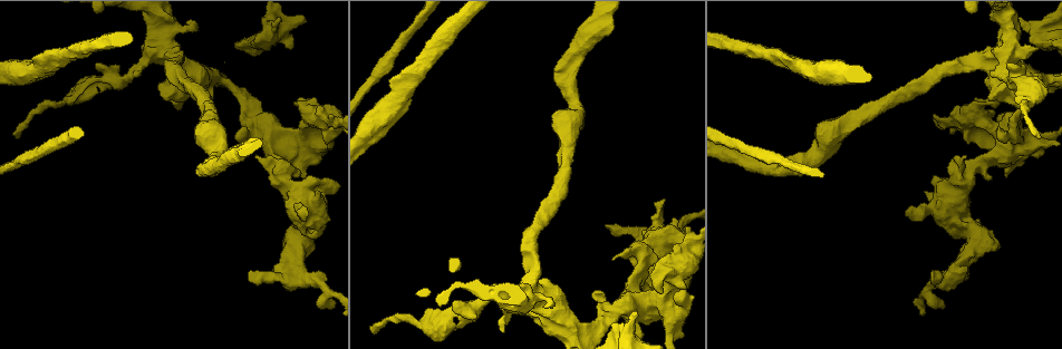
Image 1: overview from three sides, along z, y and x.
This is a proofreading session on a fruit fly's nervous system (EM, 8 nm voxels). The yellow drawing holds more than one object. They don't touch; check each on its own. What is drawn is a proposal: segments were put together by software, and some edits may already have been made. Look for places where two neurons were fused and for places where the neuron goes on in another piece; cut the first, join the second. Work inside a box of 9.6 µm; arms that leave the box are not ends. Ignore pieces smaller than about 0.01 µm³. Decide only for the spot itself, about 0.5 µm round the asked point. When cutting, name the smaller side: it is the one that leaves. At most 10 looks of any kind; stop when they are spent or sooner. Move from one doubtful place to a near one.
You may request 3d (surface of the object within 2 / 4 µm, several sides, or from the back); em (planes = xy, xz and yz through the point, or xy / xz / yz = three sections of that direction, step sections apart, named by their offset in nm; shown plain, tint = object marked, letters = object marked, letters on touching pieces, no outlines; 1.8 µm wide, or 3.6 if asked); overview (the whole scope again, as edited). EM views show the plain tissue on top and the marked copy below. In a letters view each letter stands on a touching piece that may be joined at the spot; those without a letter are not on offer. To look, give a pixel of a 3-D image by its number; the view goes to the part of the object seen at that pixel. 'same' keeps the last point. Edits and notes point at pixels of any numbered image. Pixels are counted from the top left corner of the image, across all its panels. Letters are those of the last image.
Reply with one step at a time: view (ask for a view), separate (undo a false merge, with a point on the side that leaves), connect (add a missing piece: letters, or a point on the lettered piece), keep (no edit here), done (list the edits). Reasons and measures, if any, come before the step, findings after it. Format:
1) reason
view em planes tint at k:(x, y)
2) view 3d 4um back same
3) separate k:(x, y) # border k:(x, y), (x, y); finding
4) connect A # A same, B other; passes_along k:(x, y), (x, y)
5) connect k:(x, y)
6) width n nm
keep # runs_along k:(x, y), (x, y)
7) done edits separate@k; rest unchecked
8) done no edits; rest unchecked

view em planes tint at 1:(963, 224)

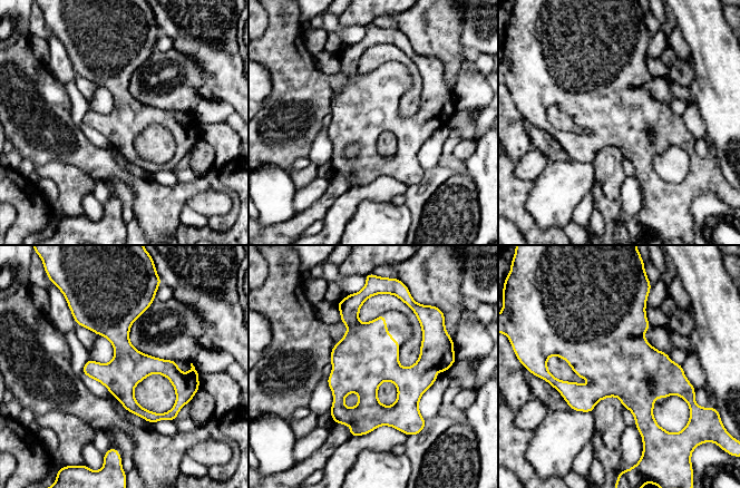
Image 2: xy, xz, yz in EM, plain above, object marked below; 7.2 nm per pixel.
what lies round it
view em planes letters same

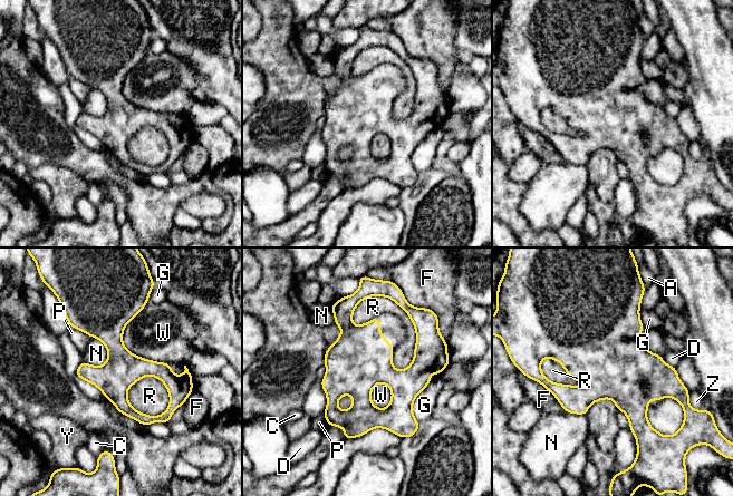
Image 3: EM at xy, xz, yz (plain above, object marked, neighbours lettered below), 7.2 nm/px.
keep # A other, C other, D other, F other, G other, N other, P other, R other, W other, Y other, Z other; border 3:(147, 301), (123, 344), (170, 363); continuous, no second neuron

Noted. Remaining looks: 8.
calibre changes
view em 3.6um planes tint at 1:(627, 331)

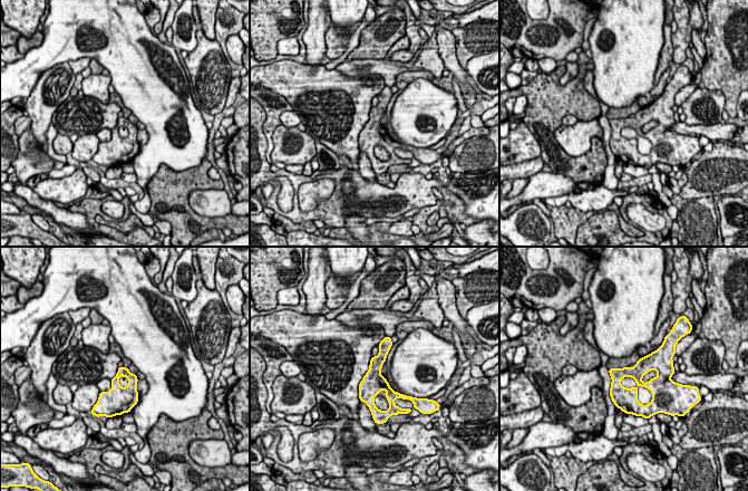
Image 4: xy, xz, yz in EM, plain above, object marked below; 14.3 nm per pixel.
what lies round it
view em 3.6um planes letters same

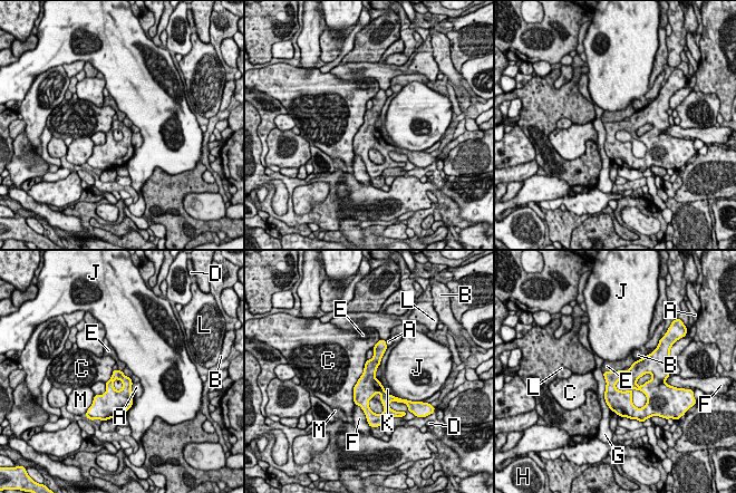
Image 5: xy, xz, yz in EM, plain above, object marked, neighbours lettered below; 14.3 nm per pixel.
keep # A other, B other, C other, D other, E other, F other, G other, H other, J other, K other, L other, M other; border 5:(623, 369), (603, 371); continuous, no second neuron

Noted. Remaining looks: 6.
arms part here
view 3d 4um back at 1:(636, 321)

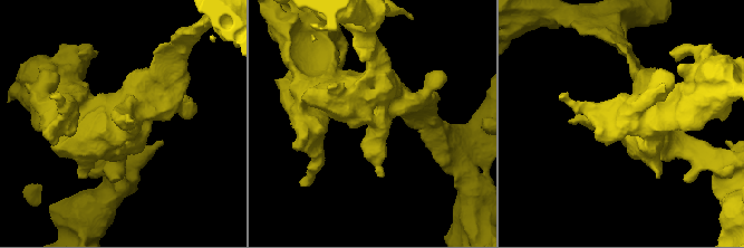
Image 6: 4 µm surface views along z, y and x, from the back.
view em 3.6um planes letters at 6:(377, 114)

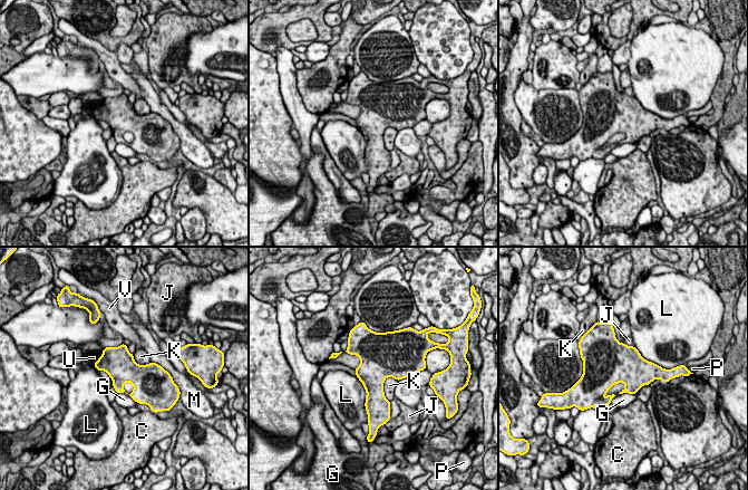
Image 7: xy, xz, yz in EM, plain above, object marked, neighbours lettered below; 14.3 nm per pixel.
keep # C other, G other, J other, K other, L other, M other, P other, U other, V other; border 7:(392, 376), (384, 383), (389, 401); one neuron here

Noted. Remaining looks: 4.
view em 3.6um xy step 4 tint at 1:(978, 117)

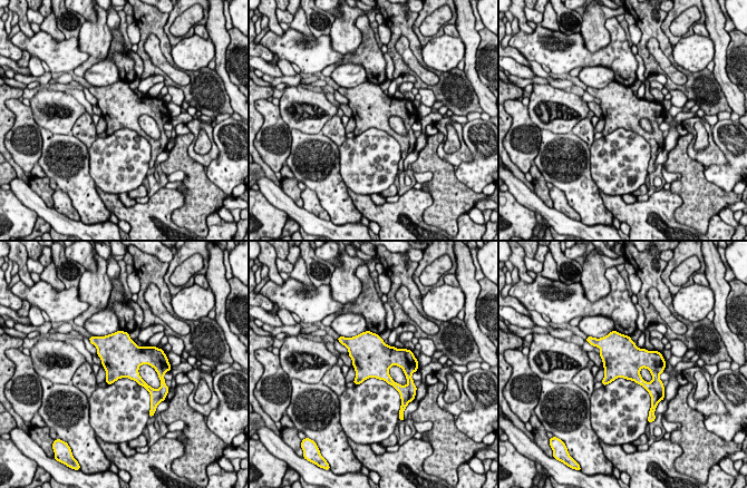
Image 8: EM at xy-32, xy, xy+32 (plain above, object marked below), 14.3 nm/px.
another direction
view em 3.6um planes tint same

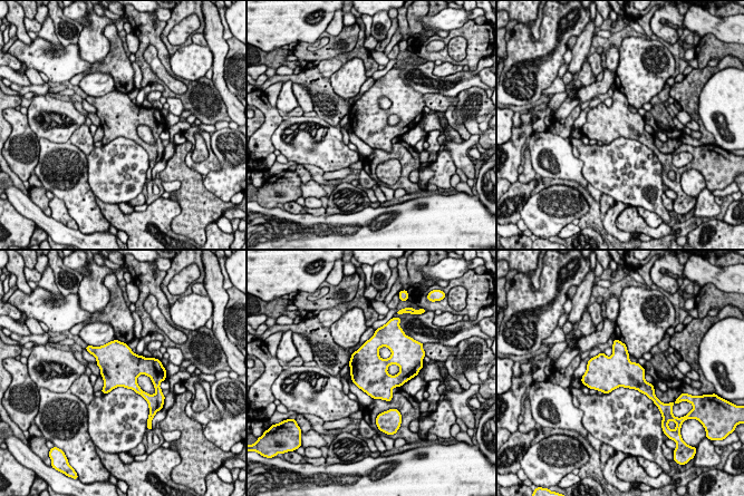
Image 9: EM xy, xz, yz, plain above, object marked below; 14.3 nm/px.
what lies round it
view em 3.6um planes letters same

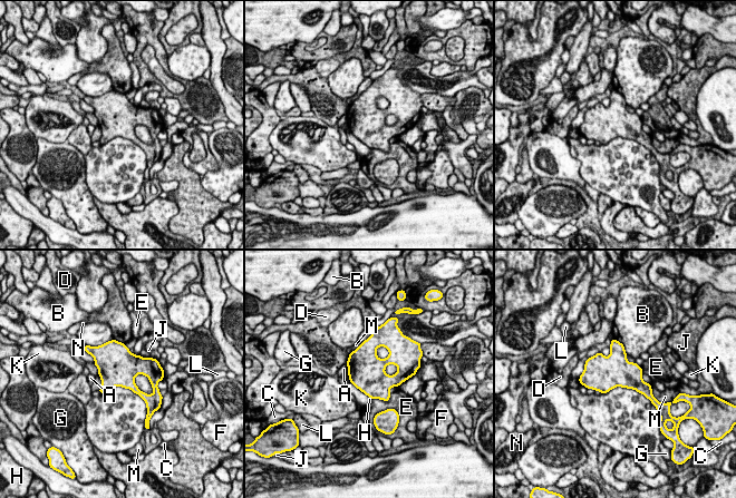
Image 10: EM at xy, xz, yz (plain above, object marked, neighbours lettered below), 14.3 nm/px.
keep # A other, B other, C other, D other, E other, F other, G other, H other, J other, K other, L other, M other, N other; border 10:(348, 379), (371, 398); one neuron here

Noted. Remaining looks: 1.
done no edits; rest unchecked

